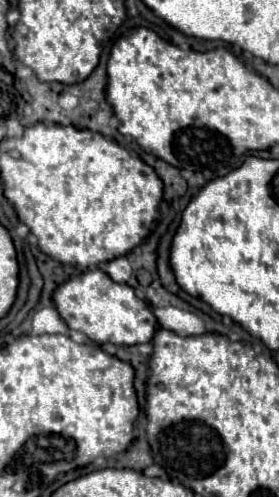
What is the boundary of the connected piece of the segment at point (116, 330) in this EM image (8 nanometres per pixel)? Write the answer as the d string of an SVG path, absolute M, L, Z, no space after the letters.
M91 268L59 284L53 292L53 302L59 316L71 330L85 334L89 340L97 344L103 342L111 342L115 346L143 344L151 342L157 330L157 320L151 308L141 298L135 296L133 288L127 284L113 282L101 268Z

